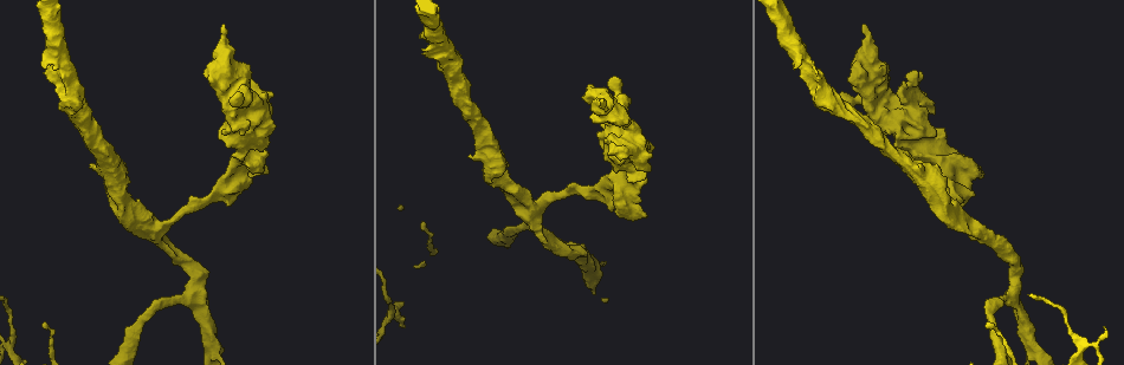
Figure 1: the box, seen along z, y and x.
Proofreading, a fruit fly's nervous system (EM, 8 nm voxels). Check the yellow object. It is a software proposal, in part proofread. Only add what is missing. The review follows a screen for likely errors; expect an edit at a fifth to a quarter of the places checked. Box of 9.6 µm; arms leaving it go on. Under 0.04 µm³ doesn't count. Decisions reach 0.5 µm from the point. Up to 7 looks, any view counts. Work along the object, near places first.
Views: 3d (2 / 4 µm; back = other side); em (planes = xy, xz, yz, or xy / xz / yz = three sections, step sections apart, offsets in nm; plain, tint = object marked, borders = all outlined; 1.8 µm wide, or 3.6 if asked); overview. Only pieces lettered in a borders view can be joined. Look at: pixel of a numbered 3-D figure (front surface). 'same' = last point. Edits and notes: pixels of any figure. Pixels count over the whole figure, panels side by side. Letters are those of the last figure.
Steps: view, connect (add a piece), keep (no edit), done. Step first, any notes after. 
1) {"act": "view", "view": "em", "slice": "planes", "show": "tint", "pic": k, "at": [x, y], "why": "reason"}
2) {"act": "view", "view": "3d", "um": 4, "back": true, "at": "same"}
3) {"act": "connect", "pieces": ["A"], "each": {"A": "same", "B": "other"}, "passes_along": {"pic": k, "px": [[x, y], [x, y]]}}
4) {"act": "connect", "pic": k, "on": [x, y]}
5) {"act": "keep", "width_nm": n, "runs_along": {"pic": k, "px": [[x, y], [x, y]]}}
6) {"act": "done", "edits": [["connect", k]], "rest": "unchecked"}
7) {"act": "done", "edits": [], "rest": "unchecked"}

{"act": "view", "view": "em", "slice": "xz", "step": 4, "show": "tint", "pic": 1, "at": [971, 225], "why": "three arms meet"}

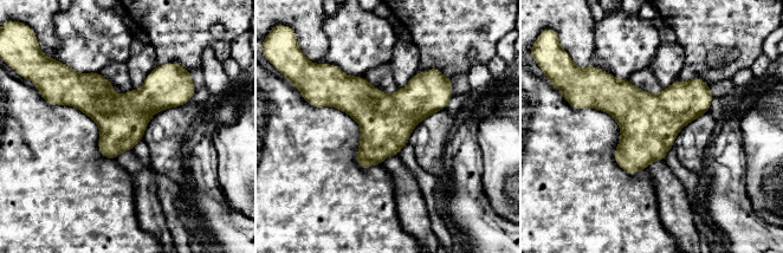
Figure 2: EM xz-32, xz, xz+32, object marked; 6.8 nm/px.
{"act": "view", "view": "em", "slice": "xz", "step": 4, "show": "borders", "at": "same", "why": "what lies round it"}

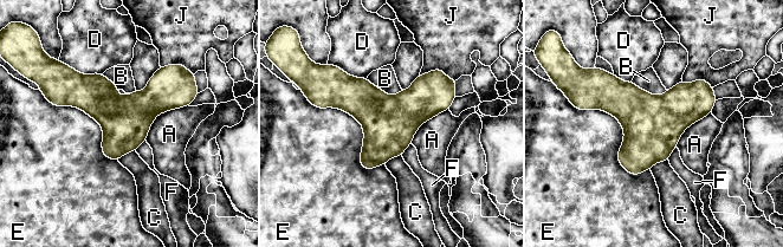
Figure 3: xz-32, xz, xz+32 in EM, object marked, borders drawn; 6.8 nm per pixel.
{"act": "keep", "each": {"A": "other", "B": "other", "C": "other", "D": "other", "E": "other", "F": "other", "J": "other"}, "runs_along": {"pic": 3, "px": [[191, 95], [59, 103]]}, "found": "no lettered piece goes on from it"}

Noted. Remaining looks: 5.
{"act": "view", "view": "3d", "um": 4, "pic": 1, "at": [978, 176], "why": "free end"}

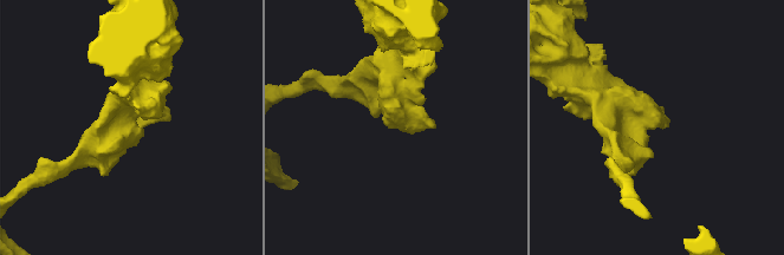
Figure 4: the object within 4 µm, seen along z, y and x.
{"act": "view", "view": "em", "slice": "planes", "show": "borders", "pic": 4, "at": [664, 127], "why": "shape alone is not enough"}

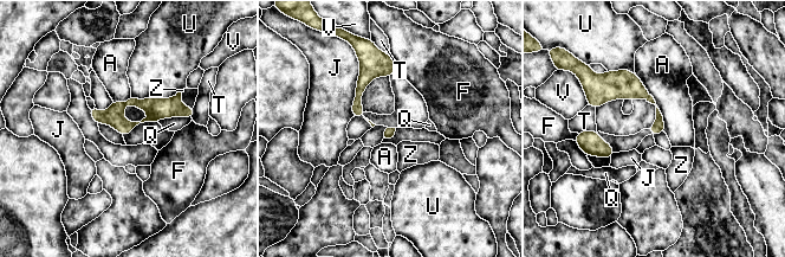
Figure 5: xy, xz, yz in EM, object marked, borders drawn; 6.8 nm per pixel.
{"act": "keep", "each": {"A": "other", "F": "other", "J": "other", "Q": "other", "T": "other", "U": "other", "V": "other", "Z": "other"}, "found": "none of them fits"}

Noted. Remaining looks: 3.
{"act": "view", "view": "3d", "um": 4, "pic": 1, "at": [919, 165]}

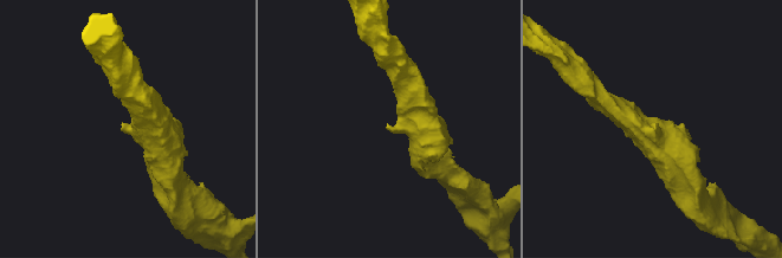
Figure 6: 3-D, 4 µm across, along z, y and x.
{"act": "view", "view": "em", "slice": "planes", "show": "tint", "pic": 6, "at": [122, 125], "why": "now the EM"}

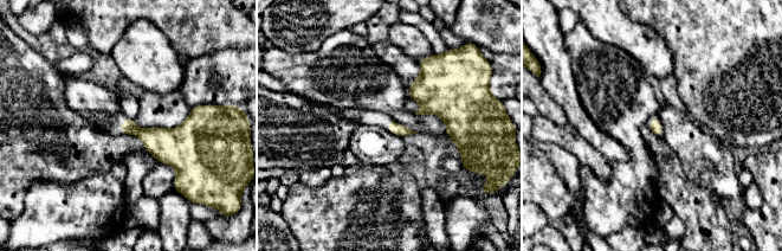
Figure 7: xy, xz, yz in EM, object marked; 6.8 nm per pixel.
{"act": "view", "view": "em", "slice": "planes", "show": "borders", "at": "same", "why": "see the neighbours"}

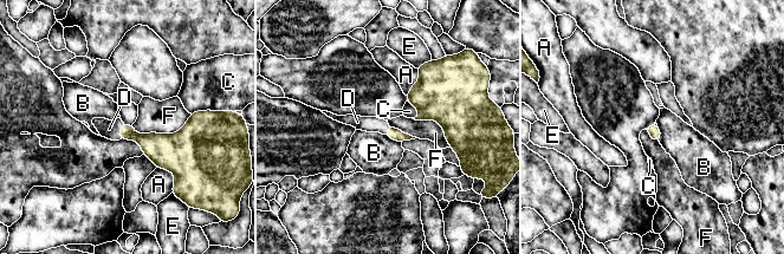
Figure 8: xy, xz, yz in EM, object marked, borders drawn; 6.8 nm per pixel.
{"act": "connect", "pieces": ["D"], "longest_contact_nm": ["F", 420], "each": {"A": "other", "B": "other", "C": "other", "D": "same", "E": "other", "F": "other"}, "passes_along": {"pic": 8, "px": [[154, 145], [121, 131], [109, 129]]}, "found": "it goes on there"}

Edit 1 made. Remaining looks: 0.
{"act": "done", "edits": [["connect", 8]], "rest": "unchecked"}

